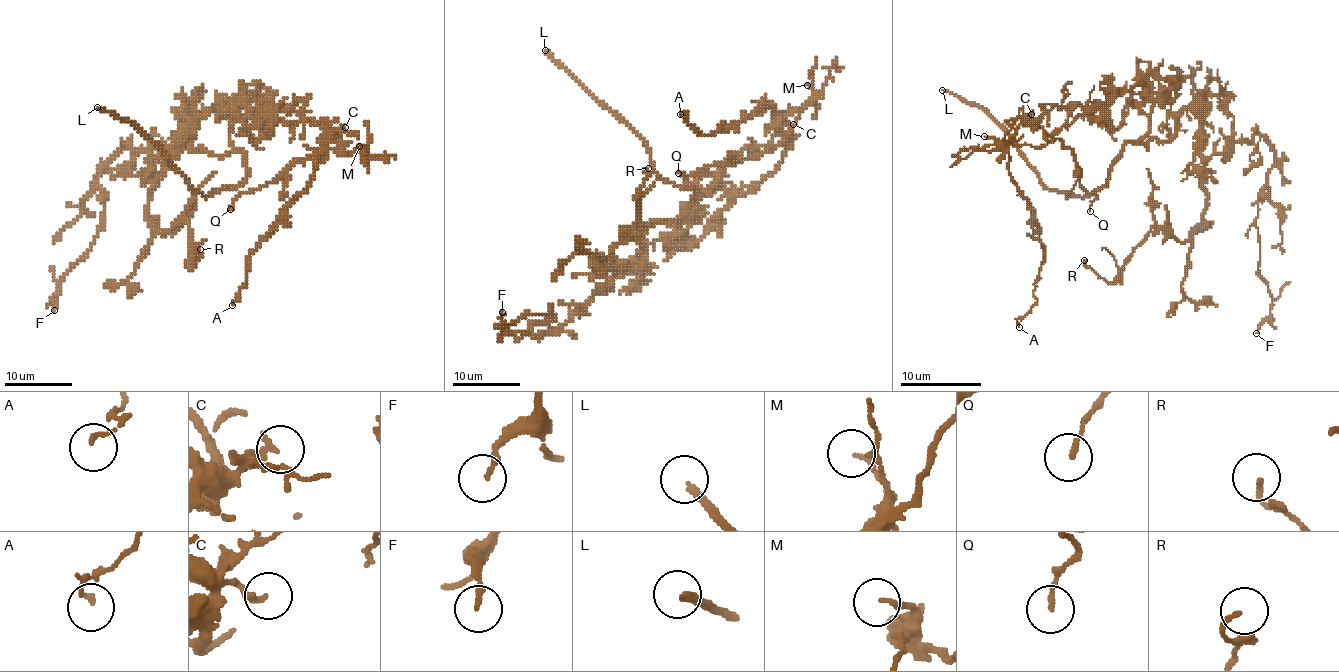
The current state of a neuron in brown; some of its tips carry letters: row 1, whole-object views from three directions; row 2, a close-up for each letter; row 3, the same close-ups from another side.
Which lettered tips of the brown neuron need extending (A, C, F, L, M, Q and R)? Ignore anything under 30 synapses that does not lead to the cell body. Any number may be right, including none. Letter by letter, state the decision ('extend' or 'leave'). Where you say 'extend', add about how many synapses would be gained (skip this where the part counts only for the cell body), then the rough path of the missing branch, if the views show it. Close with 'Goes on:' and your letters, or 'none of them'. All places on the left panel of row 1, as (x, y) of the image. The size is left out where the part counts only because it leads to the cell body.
A: leave
C: leave
F: leave
L: extend
M: leave
Q: leave
R: leave
Goes on: L

